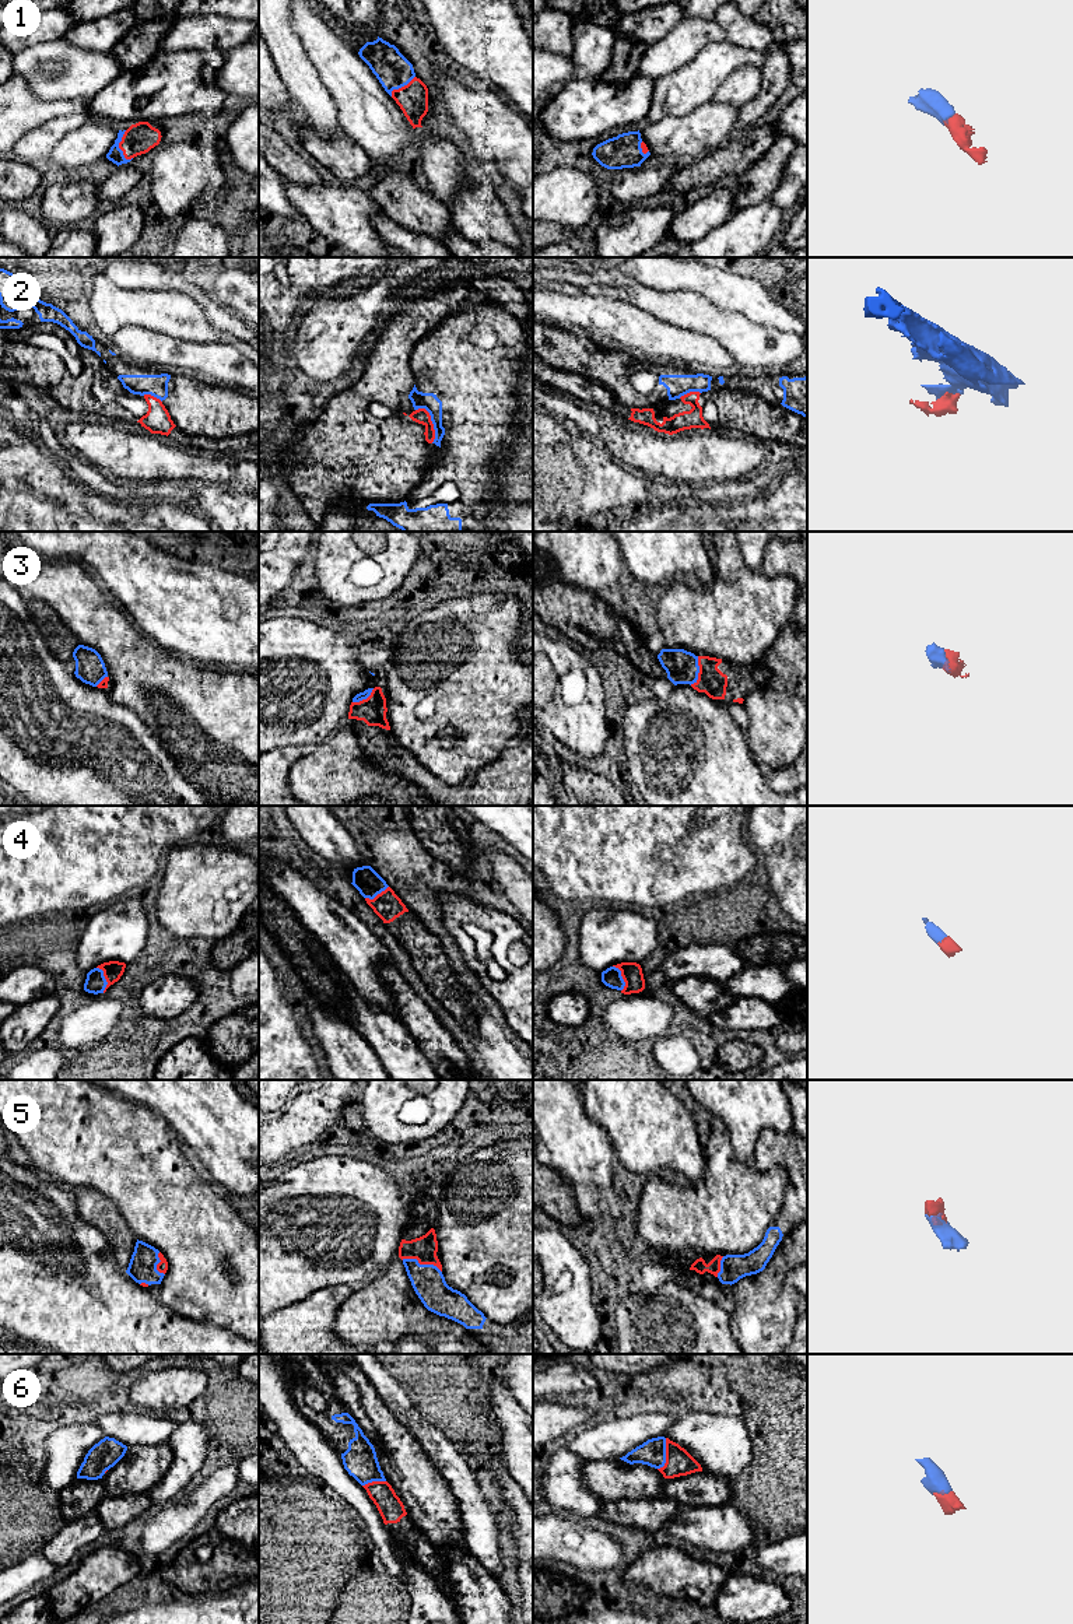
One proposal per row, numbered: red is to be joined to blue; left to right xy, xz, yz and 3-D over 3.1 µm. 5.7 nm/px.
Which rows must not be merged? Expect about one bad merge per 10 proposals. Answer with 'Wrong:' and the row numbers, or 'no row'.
Wrong: 2

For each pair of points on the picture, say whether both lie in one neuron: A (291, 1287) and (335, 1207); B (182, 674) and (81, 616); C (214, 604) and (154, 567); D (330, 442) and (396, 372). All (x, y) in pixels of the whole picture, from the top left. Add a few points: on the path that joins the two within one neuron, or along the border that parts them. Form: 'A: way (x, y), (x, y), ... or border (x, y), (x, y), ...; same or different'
A: way (291, 1268), (291, 1251), (315, 1227); same
B: way (157, 670), (146, 670), (107, 631); same
C: way (199, 604), (192, 604), (169, 582); same
D: way (346, 424), (346, 418), (378, 386); same

